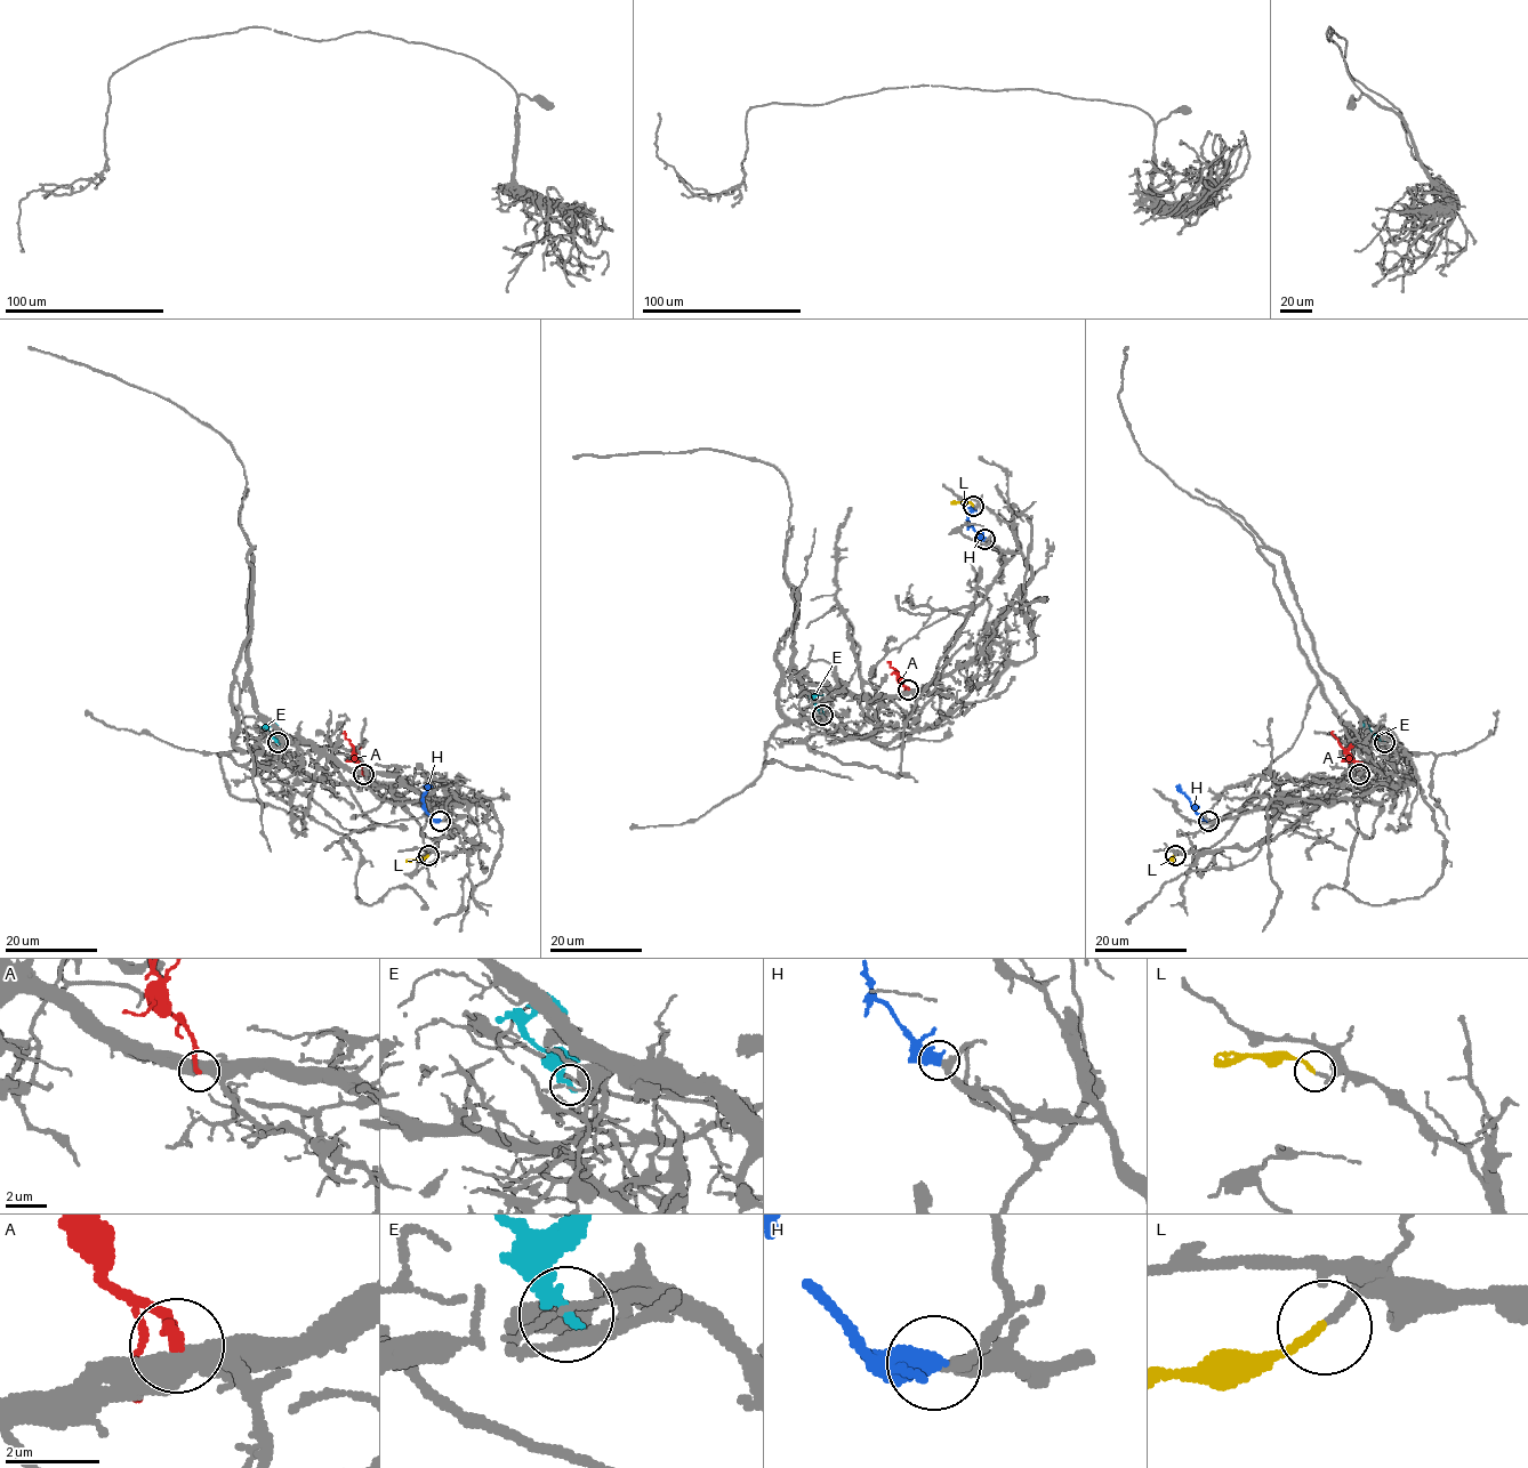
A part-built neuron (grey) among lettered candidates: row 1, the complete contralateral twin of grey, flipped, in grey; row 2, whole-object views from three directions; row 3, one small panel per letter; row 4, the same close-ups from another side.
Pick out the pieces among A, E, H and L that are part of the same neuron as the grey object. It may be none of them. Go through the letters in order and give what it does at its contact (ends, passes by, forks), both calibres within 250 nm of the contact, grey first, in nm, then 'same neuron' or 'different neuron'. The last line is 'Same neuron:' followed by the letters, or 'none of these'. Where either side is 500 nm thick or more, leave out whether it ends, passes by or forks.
A: 550 nm thick on the grey side, 240 nm on the other; different neuron
E: it ends there; 110 nm thick on the grey side, 280 nm on the other; different neuron
H: 240 nm thick on the grey side, 550 nm on the other; same neuron
L: it ends there; 130 nm thick on the grey side, 180 nm on the other; same neuron
Same neuron: H, L

